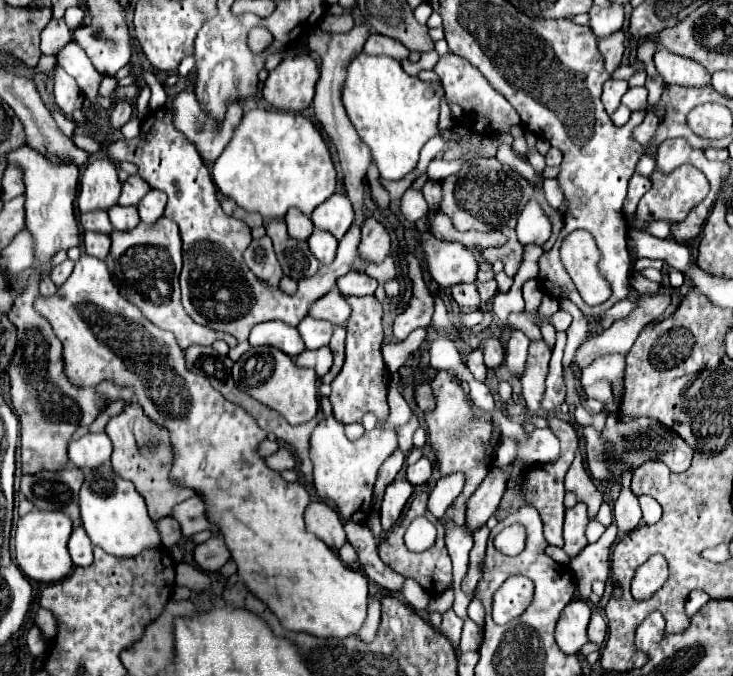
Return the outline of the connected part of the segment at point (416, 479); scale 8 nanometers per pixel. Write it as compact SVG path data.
M421 457L415 465L407 467L407 479L411 485L423 485L429 481L433 471L433 463L427 457Z

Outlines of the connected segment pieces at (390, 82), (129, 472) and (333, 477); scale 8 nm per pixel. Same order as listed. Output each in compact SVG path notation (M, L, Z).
M357 55L347 67L347 81L343 85L343 105L347 115L357 129L361 141L371 149L373 161L379 169L379 175L387 180L403 179L409 175L419 161L421 147L437 135L437 121L439 121L439 101L437 83L425 83L417 77L411 77L403 71L401 63L387 55Z
M131 403L125 407L123 413L115 415L109 423L105 433L109 435L109 439L113 441L113 455L111 455L111 463L113 463L113 471L123 477L133 481L135 489L139 491L139 495L145 499L147 509L149 509L149 517L163 519L171 513L171 509L189 499L195 497L193 489L187 487L179 487L173 485L169 481L169 469L171 469L171 459L173 459L173 451L171 451L171 443L169 443L169 433L151 423L145 413L141 411L139 403Z
M327 417L323 419L311 435L311 461L313 461L313 485L319 497L331 499L339 507L339 515L345 515L347 521L359 515L361 523L371 511L371 495L377 479L377 471L383 461L397 449L397 433L393 429L373 429L357 441L349 441L343 433L343 423Z

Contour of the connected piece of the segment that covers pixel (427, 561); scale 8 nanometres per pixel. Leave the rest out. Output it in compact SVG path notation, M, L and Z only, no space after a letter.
M415 495L415 497L413 497L413 501L411 501L411 505L409 505L409 509L407 509L407 513L405 513L405 517L381 539L381 543L379 543L379 555L381 555L381 561L383 561L385 565L389 565L395 573L399 573L399 575L403 575L403 577L411 577L411 579L415 579L417 583L421 583L423 589L429 589L431 595L439 595L439 593L441 593L439 587L441 587L443 591L452 587L452 562L445 543L443 543L443 525L441 525L441 523L435 523L435 525L437 525L437 541L435 541L427 551L423 551L423 553L411 553L411 551L407 551L407 547L405 547L405 543L403 543L403 535L405 535L409 523L411 523L415 517L421 517L421 515L423 515L423 517L427 517L431 523L435 521L433 515L427 511L427 497L429 497L429 495Z

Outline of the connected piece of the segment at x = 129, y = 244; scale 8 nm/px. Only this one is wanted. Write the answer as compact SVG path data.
M161 217L153 225L139 223L131 231L113 231L111 233L111 251L105 259L115 285L125 297L141 309L141 313L151 319L157 327L173 331L183 349L191 345L211 345L217 339L225 339L229 347L235 347L237 341L221 331L213 331L189 319L181 305L179 291L179 273L181 273L181 235L177 223L167 217Z

